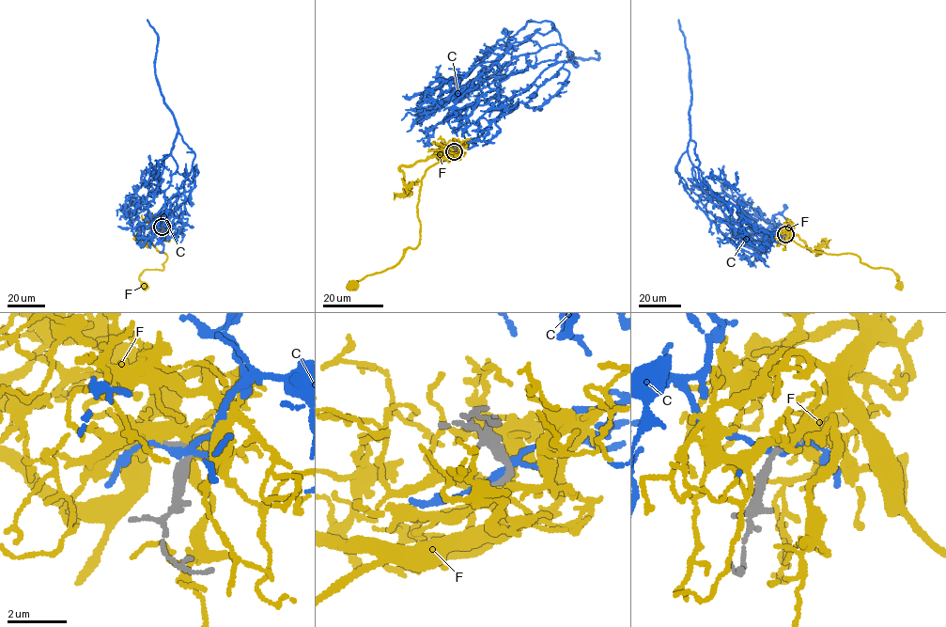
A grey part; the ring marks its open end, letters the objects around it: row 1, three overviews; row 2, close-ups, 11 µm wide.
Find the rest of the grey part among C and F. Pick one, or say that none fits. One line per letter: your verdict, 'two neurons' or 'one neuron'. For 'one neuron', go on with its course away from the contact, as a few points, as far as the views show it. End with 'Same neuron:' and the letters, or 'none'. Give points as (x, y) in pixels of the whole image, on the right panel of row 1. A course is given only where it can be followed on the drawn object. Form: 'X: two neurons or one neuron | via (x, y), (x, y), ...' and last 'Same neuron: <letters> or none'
C: two neurons
F: one neuron | via (785, 235), (789, 234), (798, 244), (814, 251), (851, 253), (873, 267), (891, 269), (901, 289)
Same neuron: F

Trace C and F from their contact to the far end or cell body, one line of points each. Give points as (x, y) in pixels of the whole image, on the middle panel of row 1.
C: (456, 149), (565, 60), (578, 66), (552, 23), (527, 23), (421, 101), (451, 84)
F: (456, 151), (434, 164), (422, 179), (418, 245), (407, 248), (397, 264), (349, 282), (350, 288)

